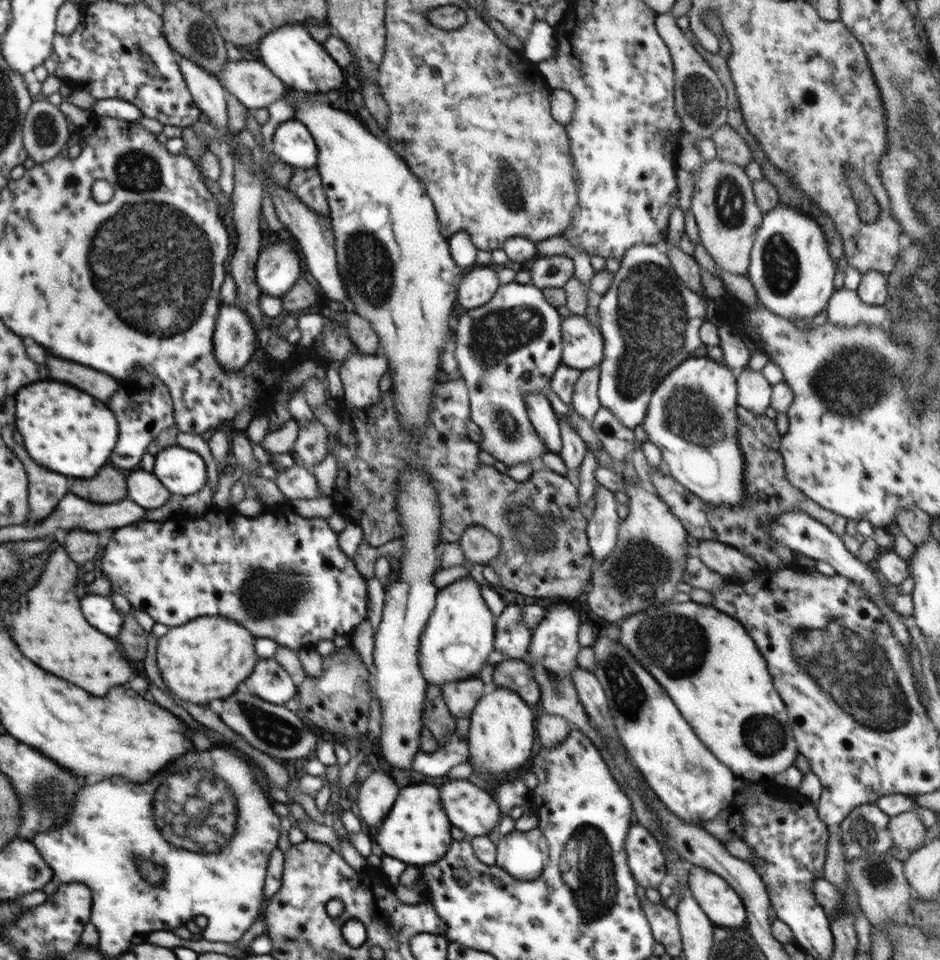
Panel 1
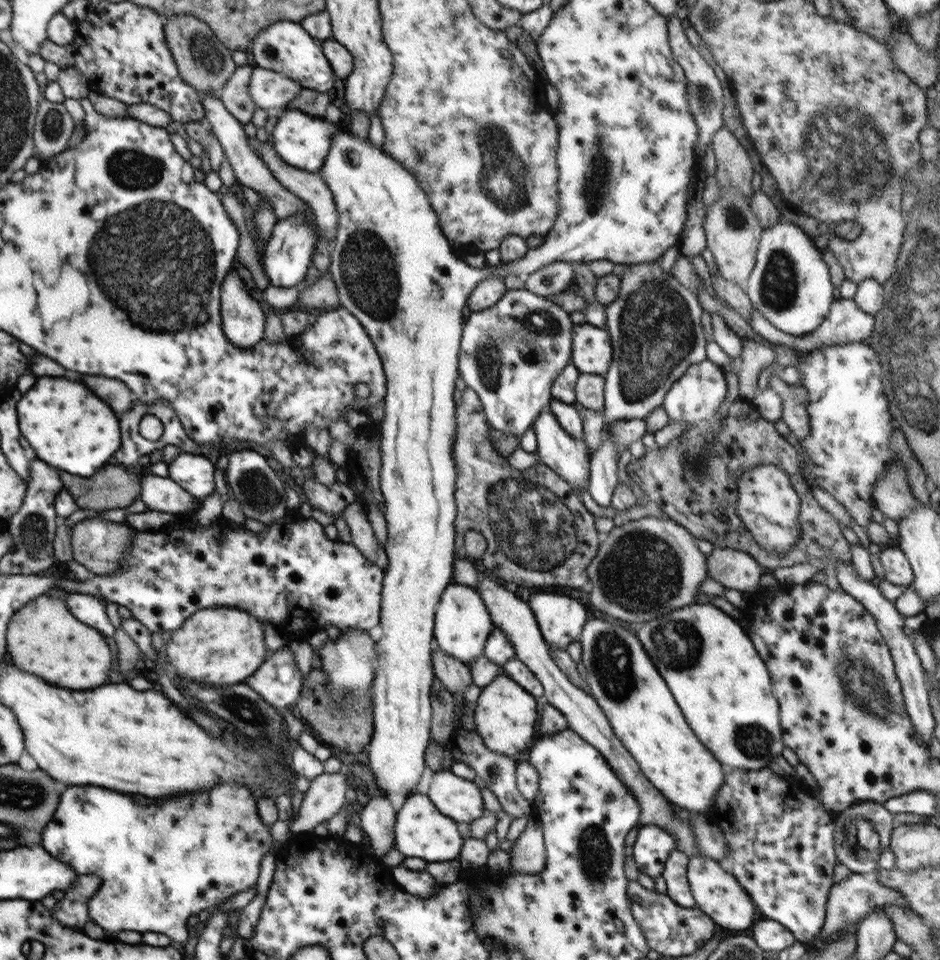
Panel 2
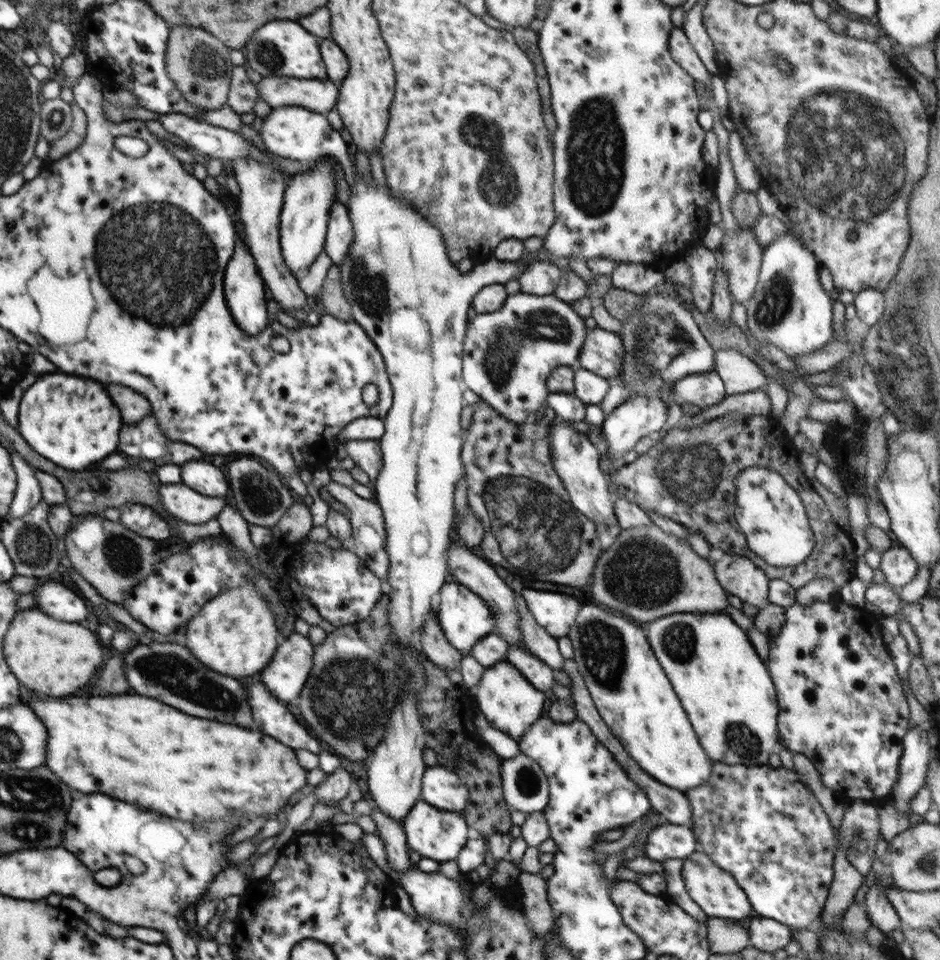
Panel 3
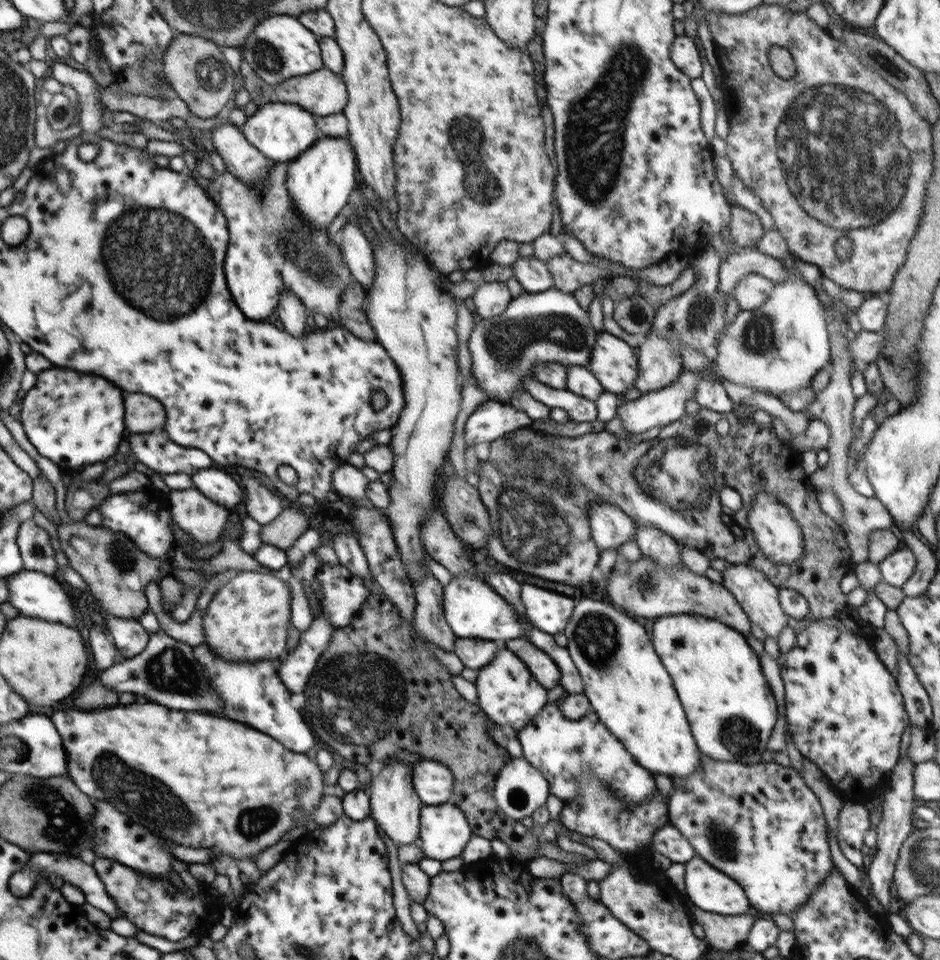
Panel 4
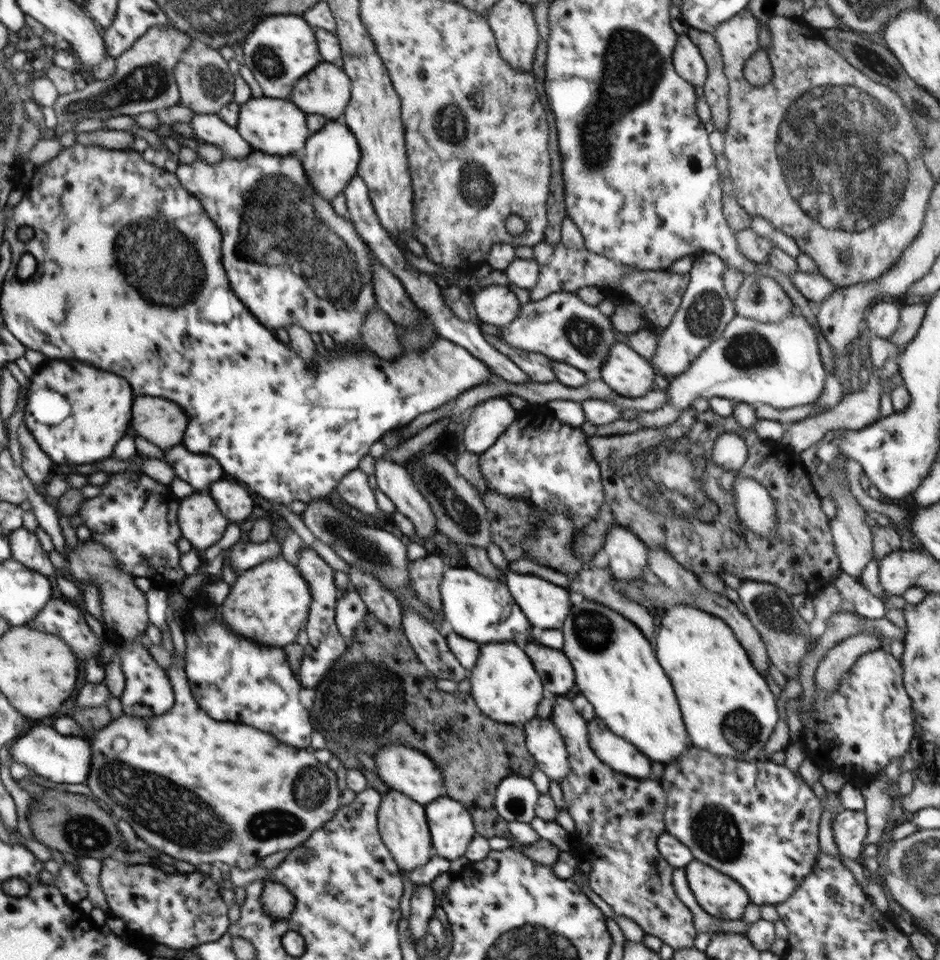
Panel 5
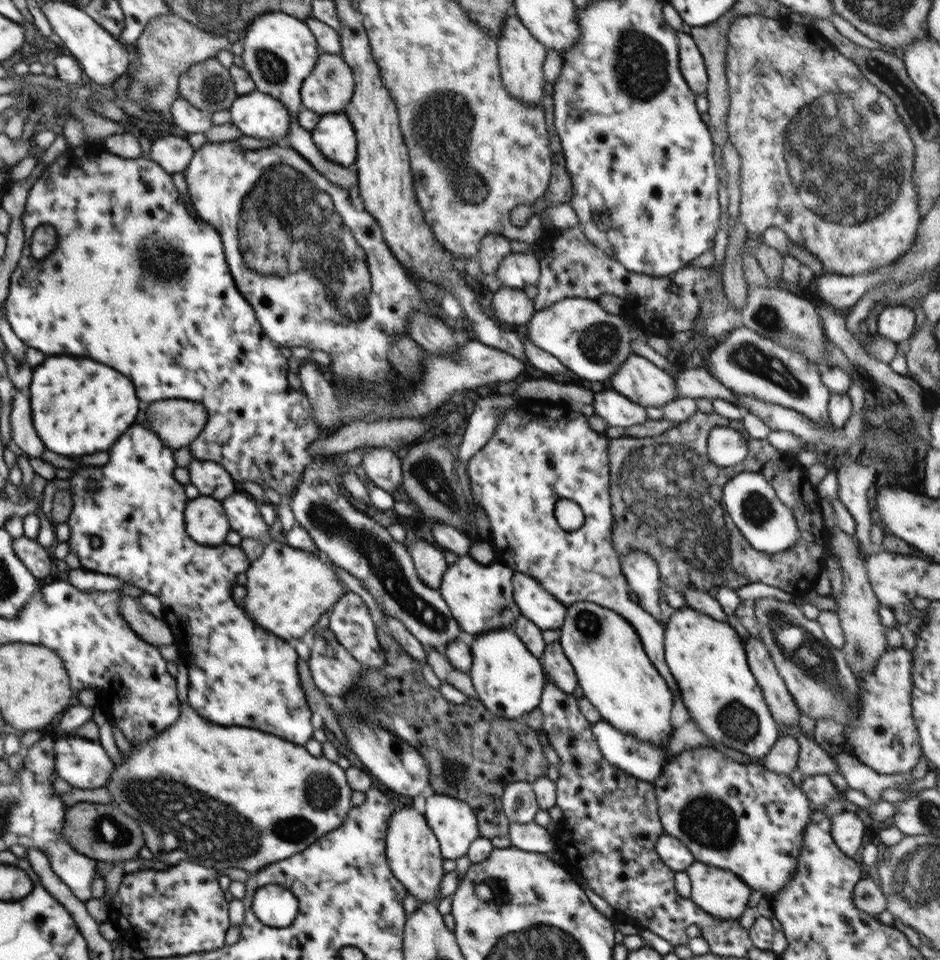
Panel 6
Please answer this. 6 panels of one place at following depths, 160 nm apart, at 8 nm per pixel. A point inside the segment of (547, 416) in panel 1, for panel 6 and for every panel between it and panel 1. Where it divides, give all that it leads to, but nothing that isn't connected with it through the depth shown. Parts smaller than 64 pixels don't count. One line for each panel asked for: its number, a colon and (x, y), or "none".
2: (569, 458)
3: (576, 459)
4: (611, 527)
5: (628, 556)
6: (642, 573)

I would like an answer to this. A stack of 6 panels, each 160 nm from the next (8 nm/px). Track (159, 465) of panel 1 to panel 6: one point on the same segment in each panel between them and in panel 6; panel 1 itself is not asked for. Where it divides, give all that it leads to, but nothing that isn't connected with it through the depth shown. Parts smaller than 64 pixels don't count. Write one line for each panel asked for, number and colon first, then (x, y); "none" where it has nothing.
2: (195, 472)
3: (205, 478)
4: (215, 484)
5: (235, 503)
6: (243, 514)

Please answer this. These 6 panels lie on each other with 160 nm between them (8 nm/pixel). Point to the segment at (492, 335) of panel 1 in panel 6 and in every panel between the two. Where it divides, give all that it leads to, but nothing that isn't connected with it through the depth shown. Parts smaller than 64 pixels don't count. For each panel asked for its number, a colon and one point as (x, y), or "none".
2: (510, 354)
3: (508, 355)
4: (536, 328)
5: (562, 327)
6: (592, 343)

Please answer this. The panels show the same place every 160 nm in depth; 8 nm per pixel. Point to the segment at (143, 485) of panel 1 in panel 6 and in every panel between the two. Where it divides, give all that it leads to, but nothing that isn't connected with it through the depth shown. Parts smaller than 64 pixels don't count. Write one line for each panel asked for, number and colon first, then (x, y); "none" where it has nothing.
2: (162, 494)
3: (180, 501)
4: (205, 521)
5: (200, 520)
6: (206, 522)

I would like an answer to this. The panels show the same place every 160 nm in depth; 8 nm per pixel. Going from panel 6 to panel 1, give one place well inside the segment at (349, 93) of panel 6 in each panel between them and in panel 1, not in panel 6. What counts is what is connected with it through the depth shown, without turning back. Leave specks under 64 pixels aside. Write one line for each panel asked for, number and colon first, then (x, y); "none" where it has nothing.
1: (253, 83)
2: (270, 90)
3: (319, 95)
4: (322, 93)
5: (326, 89)

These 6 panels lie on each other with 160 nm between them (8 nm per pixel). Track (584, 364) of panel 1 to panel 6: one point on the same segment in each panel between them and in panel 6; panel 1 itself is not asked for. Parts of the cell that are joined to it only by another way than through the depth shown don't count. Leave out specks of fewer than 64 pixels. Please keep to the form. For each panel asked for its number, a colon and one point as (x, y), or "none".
2: (592, 350)
3: (602, 353)
4: (612, 362)
5: (629, 374)
6: (643, 383)

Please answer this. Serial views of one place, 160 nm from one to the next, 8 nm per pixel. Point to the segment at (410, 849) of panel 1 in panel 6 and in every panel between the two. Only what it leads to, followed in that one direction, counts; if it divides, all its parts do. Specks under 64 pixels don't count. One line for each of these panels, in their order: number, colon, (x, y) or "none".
2: (421, 831)
3: (440, 835)
4: (444, 830)
5: (451, 827)
6: (454, 824)

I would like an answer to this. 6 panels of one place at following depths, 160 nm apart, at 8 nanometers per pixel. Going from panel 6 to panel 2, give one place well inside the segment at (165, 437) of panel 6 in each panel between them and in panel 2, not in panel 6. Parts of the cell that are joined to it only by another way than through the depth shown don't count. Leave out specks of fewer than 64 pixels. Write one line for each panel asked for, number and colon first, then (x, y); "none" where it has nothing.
2: (118, 395)
3: (134, 407)
4: (143, 414)
5: (161, 421)

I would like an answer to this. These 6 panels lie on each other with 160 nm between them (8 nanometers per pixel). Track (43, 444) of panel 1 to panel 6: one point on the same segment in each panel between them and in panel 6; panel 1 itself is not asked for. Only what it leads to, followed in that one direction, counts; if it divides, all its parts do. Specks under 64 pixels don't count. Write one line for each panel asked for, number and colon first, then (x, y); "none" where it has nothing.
2: (69, 427)
3: (71, 421)
4: (88, 430)
5: (77, 413)
6: (78, 407)

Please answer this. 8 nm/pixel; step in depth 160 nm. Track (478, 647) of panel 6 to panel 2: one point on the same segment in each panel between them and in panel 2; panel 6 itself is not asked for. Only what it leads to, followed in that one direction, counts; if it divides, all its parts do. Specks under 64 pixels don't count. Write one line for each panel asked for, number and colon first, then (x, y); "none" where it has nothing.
2: (505, 713)
3: (510, 703)
4: (509, 695)
5: (505, 685)

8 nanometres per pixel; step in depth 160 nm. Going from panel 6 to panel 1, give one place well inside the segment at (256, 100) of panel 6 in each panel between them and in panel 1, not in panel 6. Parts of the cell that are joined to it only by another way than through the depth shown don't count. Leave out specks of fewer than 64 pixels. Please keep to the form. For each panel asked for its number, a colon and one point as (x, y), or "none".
1: (293, 144)
2: (303, 141)
3: (294, 132)
4: (281, 131)
5: (275, 126)

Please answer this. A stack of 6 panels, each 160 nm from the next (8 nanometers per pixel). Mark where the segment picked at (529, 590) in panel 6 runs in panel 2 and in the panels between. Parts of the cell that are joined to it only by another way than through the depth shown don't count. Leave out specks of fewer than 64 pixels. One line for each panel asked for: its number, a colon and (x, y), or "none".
2: (561, 618)
3: (556, 613)
4: (548, 611)
5: (546, 605)

